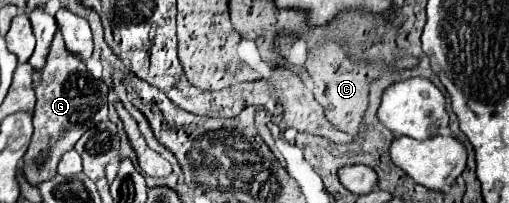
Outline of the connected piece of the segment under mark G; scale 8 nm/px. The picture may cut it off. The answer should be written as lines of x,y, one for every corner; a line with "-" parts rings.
60,30
54,34
44,68
34,70
32,80
36,95
36,110
32,117
34,131
28,152
24,154
22,172
28,182
36,186
42,180
54,178
62,154
72,150
88,128
96,126
96,122
102,122
108,116
108,86
104,80
92,78
82,58
66,48

